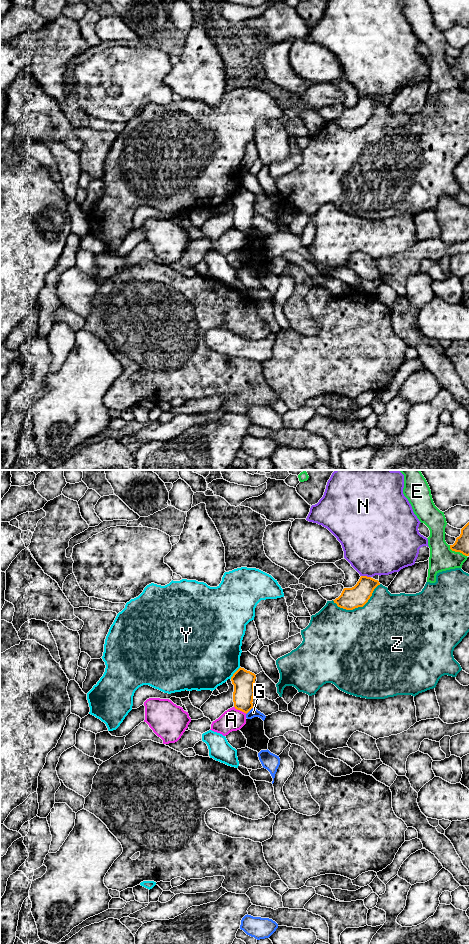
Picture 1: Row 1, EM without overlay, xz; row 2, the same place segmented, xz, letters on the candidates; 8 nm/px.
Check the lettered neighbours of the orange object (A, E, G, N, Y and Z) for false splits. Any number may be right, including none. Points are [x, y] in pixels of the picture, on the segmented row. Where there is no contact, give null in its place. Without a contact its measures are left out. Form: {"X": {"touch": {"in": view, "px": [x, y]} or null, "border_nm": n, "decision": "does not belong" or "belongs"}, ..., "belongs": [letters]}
{"A": {"touch": {"in": "xz", "px": [240, 710]}, "border_nm": 120, "decision": "does not belong"}, "E": {"touch": {"in": "xz", "px": [457, 551]}, "border_nm": 170, "decision": "does not belong"}, "G": {"touch": {"in": "xz", "px": [249, 710]}, "border_nm": 90, "decision": "does not belong"}, "N": {"touch": {"in": "xz", "px": [366, 576]}, "border_nm": 80, "decision": "does not belong"}, "Y": {"touch": {"in": "xz", "px": [234, 673]}, "border_nm": 130, "decision": "does not belong"}, "Z": {"touch": {"in": "xz", "px": [358, 606]}, "border_nm": 420, "decision": "does not belong"}, "belongs": []}

